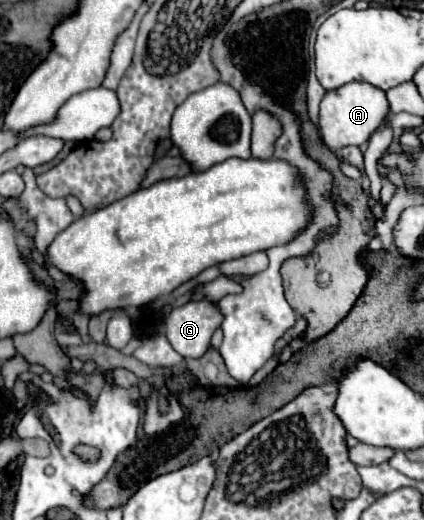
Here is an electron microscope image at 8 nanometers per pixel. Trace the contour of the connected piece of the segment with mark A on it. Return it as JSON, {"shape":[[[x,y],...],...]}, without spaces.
{"shape":[[[348,83],[340,89],[328,91],[320,103],[322,141],[332,151],[338,151],[346,145],[362,145],[386,121],[388,113],[390,113],[390,103],[386,99],[386,93],[370,83]]]}

